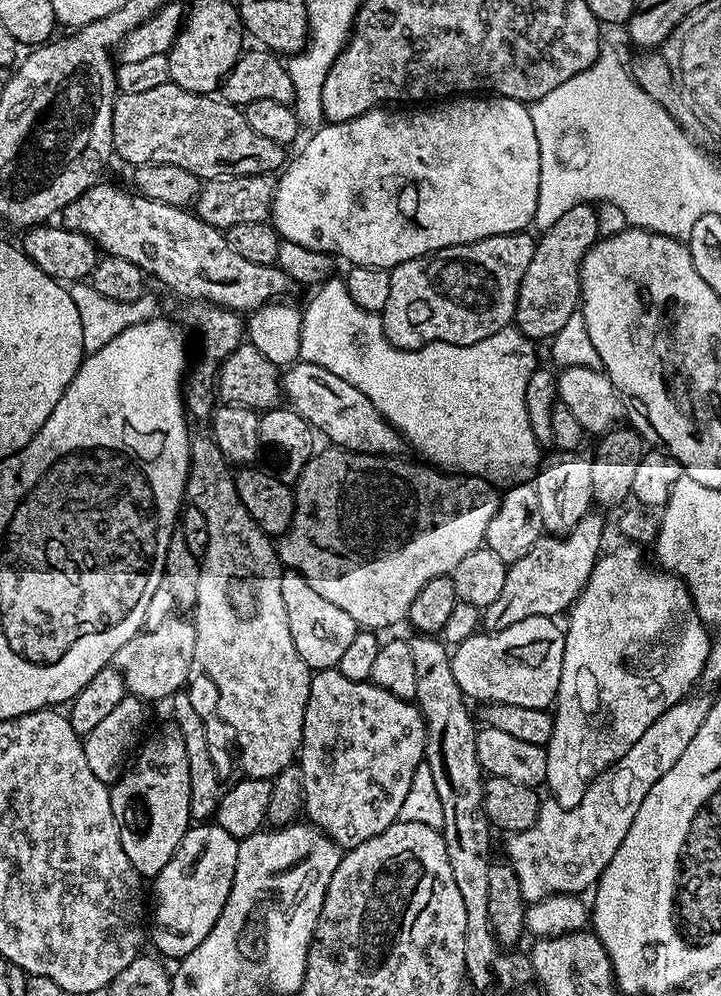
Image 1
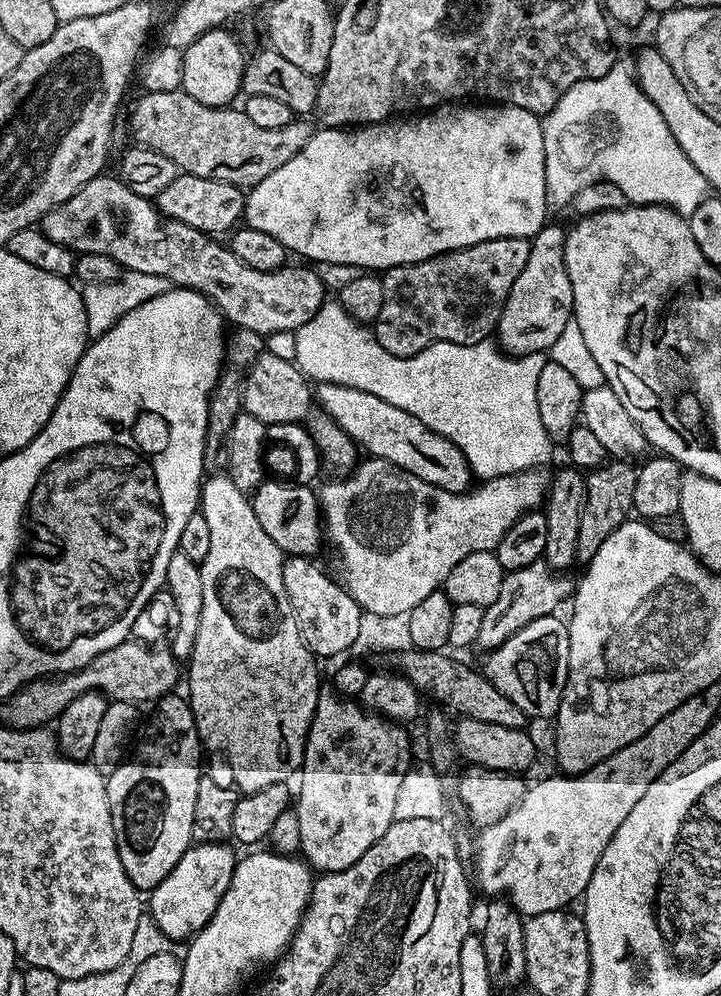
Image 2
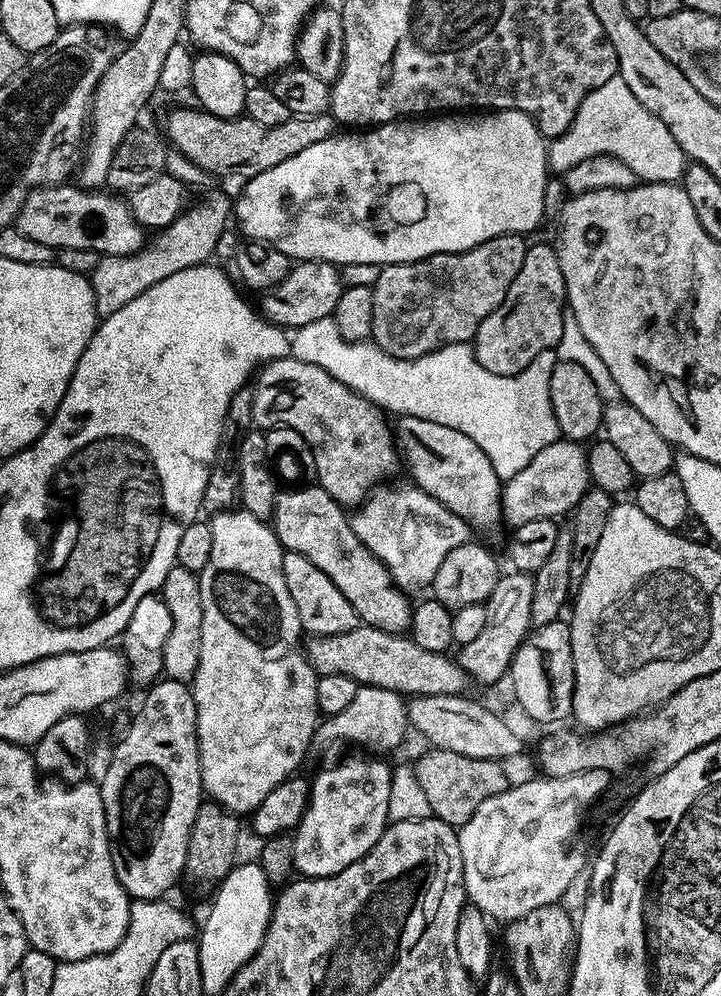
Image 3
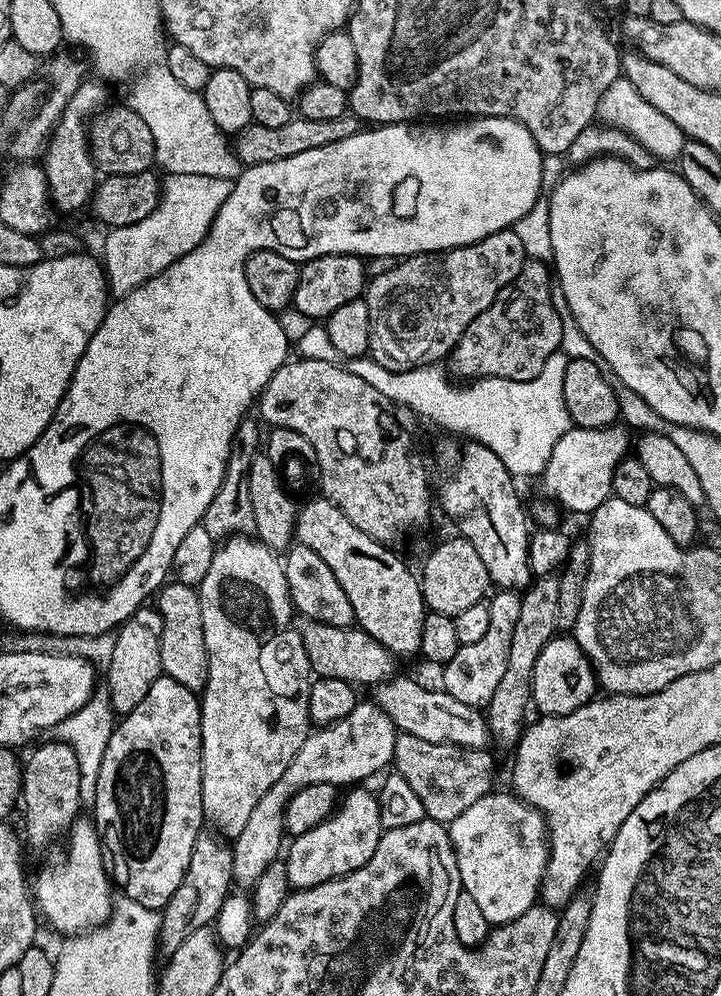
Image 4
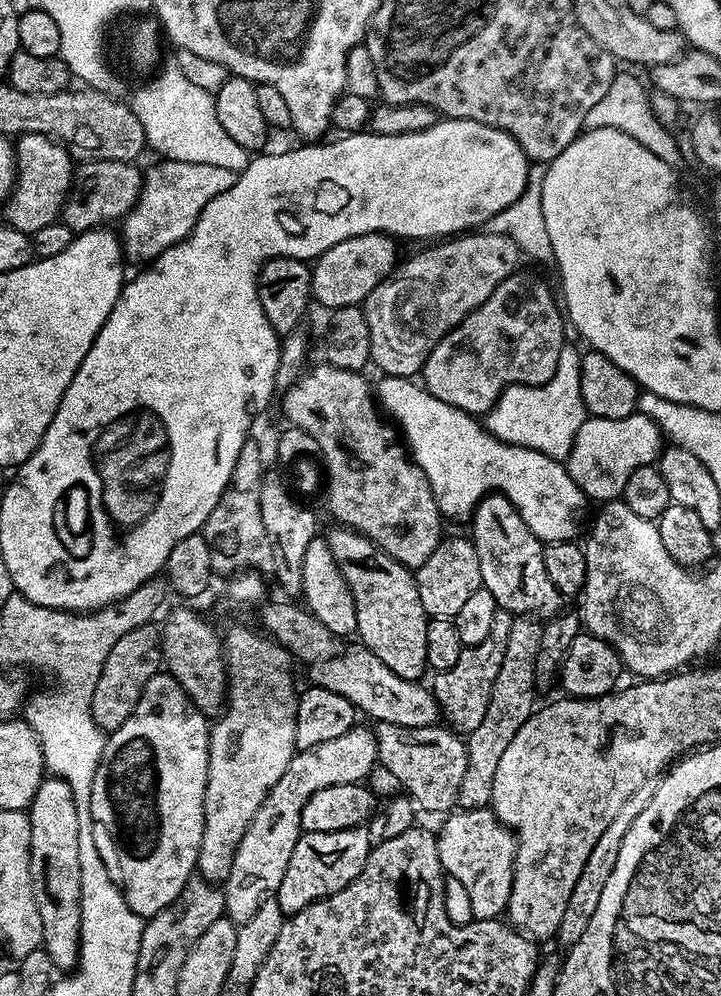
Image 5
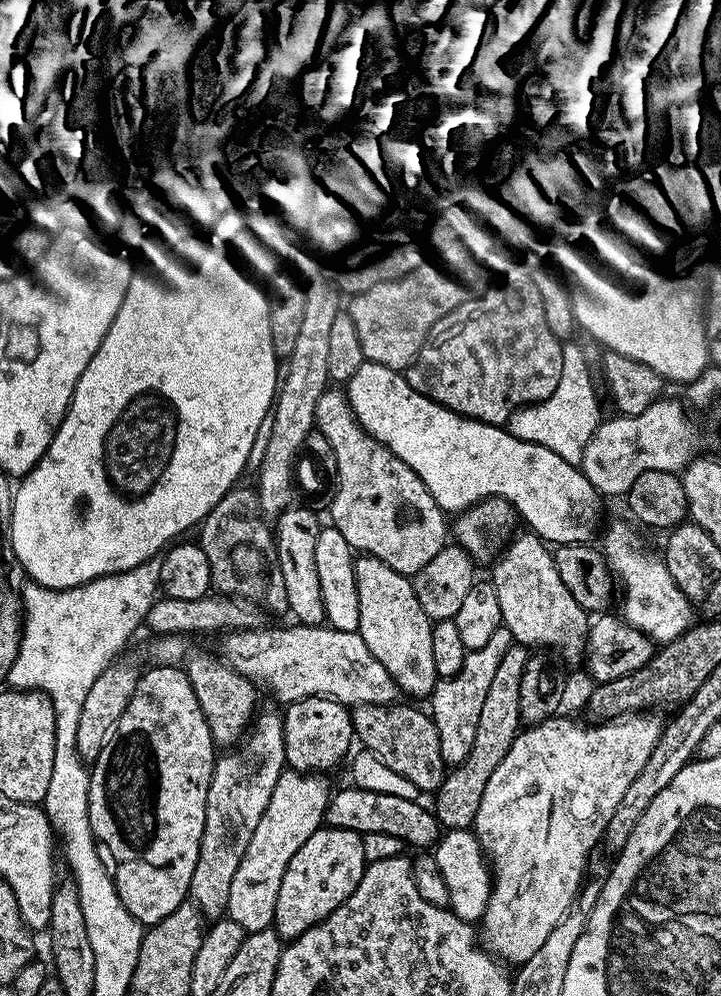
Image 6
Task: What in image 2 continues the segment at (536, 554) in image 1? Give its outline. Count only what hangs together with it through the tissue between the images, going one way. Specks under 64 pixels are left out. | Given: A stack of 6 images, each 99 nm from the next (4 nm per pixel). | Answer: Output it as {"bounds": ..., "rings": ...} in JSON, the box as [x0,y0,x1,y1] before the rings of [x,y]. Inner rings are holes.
{"bounds":[475,559,573,650],"rings":[[[543,559],[535,560],[530,566],[522,566],[522,570],[514,570],[507,573],[502,582],[502,591],[498,593],[498,599],[490,602],[490,606],[484,609],[482,614],[482,627],[478,630],[478,638],[475,647],[477,649],[491,650],[502,646],[522,626],[534,622],[543,616],[553,615],[560,603],[567,601],[573,595],[573,581],[568,581],[563,571],[551,568]]]}

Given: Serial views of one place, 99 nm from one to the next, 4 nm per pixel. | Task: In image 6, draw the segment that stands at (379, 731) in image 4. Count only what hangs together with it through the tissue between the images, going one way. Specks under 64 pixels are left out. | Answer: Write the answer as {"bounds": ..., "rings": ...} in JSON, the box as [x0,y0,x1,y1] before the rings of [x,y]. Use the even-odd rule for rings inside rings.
{"bounds":[227,770,330,934],"rings":[[[285,770],[270,794],[270,806],[262,814],[258,827],[250,837],[250,846],[238,862],[234,882],[230,882],[227,919],[238,922],[245,934],[266,930],[274,925],[274,906],[278,906],[278,890],[282,887],[282,874],[290,866],[290,858],[298,854],[302,842],[310,838],[324,824],[324,811],[328,809],[330,787],[324,774]]]}

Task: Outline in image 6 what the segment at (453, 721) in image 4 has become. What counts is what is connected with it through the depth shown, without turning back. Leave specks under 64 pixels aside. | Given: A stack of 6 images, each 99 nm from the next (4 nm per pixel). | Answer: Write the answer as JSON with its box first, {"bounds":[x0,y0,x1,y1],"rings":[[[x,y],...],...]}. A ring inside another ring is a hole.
{"bounds":[219,624,398,706],"rings":[[[300,624],[296,628],[247,628],[241,632],[225,632],[219,637],[219,655],[224,663],[229,664],[238,674],[246,679],[255,682],[257,685],[269,688],[278,699],[281,705],[287,706],[305,700],[311,696],[328,696],[345,706],[358,704],[391,704],[397,699],[398,689],[394,678],[370,654],[366,642],[362,642],[359,631],[347,632],[338,630],[331,626],[313,626],[311,624]]]}

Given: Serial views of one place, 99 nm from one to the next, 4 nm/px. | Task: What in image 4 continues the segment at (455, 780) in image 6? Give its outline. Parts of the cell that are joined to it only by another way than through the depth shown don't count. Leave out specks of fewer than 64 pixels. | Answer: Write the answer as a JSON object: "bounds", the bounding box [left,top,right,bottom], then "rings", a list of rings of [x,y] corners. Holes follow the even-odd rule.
{"bounds":[486,574,560,750],"rings":[[[553,574],[550,576],[538,576],[533,579],[532,583],[527,588],[523,589],[520,605],[518,606],[518,623],[514,625],[514,635],[510,642],[510,658],[506,658],[506,671],[502,673],[502,679],[498,682],[498,687],[494,690],[494,698],[490,698],[488,707],[486,709],[486,719],[488,721],[488,734],[493,745],[497,744],[500,748],[508,748],[508,750],[515,749],[516,743],[520,740],[520,735],[524,733],[526,727],[526,719],[524,715],[527,714],[528,708],[530,712],[530,705],[532,704],[532,674],[534,672],[534,662],[538,660],[538,654],[542,654],[542,646],[546,646],[546,642],[550,642],[552,637],[557,635],[558,629],[556,622],[558,618],[558,582],[560,581],[559,575]]]}

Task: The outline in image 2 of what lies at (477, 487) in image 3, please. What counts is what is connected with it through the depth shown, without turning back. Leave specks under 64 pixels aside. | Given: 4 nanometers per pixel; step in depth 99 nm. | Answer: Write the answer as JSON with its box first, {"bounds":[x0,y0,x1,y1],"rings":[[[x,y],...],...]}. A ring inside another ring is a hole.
{"bounds":[314,383,474,492],"rings":[[[317,383],[314,388],[314,399],[320,409],[342,430],[346,430],[348,437],[361,449],[364,448],[369,457],[377,460],[385,460],[402,470],[406,474],[414,474],[414,478],[422,478],[422,482],[430,482],[430,486],[438,486],[438,490],[450,490],[451,492],[466,492],[473,487],[474,477],[472,467],[468,465],[468,459],[462,454],[454,442],[448,438],[430,430],[430,426],[422,426],[414,414],[406,414],[406,410],[398,410],[398,406],[390,406],[390,402],[382,402],[374,394],[366,394],[366,390],[354,390],[354,386],[342,386],[341,384]]]}

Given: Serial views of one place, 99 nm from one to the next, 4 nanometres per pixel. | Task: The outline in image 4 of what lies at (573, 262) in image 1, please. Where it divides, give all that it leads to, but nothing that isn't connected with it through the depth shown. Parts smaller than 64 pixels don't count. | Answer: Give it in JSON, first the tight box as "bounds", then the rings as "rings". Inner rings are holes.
{"bounds":[450,259,562,381],"rings":[[[525,259],[522,270],[506,287],[498,298],[466,326],[462,338],[450,353],[451,371],[465,376],[465,381],[489,380],[529,380],[542,374],[546,358],[560,351],[562,342],[562,322],[550,302],[550,290],[554,286],[554,276],[549,265],[540,260]]]}

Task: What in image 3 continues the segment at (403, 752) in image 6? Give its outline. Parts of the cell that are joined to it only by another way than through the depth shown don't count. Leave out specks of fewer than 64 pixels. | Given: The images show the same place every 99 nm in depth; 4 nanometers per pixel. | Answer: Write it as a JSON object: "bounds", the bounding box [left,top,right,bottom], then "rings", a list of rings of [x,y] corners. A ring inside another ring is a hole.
{"bounds":[414,747,510,826],"rings":[[[429,747],[427,751],[414,760],[414,767],[437,820],[453,826],[465,824],[486,798],[494,798],[494,794],[502,794],[510,787],[508,772],[504,769],[507,767],[499,760],[466,758],[466,754],[454,754],[454,750],[445,748]]]}

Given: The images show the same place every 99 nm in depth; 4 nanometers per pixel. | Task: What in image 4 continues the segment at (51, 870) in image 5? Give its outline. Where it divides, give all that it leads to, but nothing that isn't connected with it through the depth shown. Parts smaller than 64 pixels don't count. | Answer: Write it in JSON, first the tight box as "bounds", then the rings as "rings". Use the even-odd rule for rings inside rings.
{"bounds":[20,738,82,848],"rings":[[[55,738],[49,740],[46,744],[37,743],[31,749],[32,757],[23,761],[20,777],[24,830],[28,834],[29,842],[36,848],[46,847],[51,840],[58,839],[60,835],[61,839],[76,823],[82,811],[82,778],[78,770],[78,757],[66,742]]]}

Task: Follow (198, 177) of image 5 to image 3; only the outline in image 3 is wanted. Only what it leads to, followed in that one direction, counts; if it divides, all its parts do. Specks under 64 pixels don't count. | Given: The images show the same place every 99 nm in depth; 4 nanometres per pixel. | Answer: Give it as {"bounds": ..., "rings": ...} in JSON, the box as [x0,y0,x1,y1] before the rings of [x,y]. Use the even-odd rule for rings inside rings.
{"bounds":[90,192,234,318],"rings":[[[212,192],[202,204],[193,203],[185,208],[181,216],[170,226],[159,229],[156,236],[147,241],[139,252],[132,256],[101,256],[98,266],[90,273],[97,317],[103,318],[114,314],[114,310],[122,310],[126,302],[138,298],[150,286],[162,282],[162,278],[170,278],[170,274],[178,274],[178,270],[186,270],[195,264],[203,264],[213,259],[216,247],[224,236],[224,227],[234,212],[234,200],[224,192]]]}

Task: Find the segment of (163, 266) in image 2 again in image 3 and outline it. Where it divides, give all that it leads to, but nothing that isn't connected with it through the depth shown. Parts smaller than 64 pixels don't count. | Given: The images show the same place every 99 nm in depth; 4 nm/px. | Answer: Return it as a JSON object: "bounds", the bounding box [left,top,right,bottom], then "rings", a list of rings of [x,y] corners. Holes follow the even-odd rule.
{"bounds":[14,182,342,330],"rings":[[[72,182],[34,188],[28,193],[14,226],[26,238],[59,250],[94,250],[101,256],[132,256],[146,243],[146,230],[128,209],[127,199],[108,190],[89,190]],[[302,260],[292,269],[286,279],[277,288],[270,288],[263,293],[259,311],[264,319],[280,325],[285,330],[295,330],[302,326],[310,326],[310,322],[318,322],[318,318],[332,315],[334,306],[338,306],[338,298],[342,291],[340,284],[341,269],[327,260]]]}

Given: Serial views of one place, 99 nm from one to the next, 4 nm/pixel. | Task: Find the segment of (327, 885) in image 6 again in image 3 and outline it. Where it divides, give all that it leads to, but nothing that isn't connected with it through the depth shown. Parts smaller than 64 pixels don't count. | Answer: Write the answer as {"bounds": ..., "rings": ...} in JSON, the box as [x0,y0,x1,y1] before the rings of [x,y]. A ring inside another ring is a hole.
{"bounds":[291,754,391,877],"rings":[[[376,754],[348,756],[324,768],[310,780],[308,808],[291,837],[296,872],[301,877],[333,876],[358,862],[382,838],[388,827],[391,763]]]}

